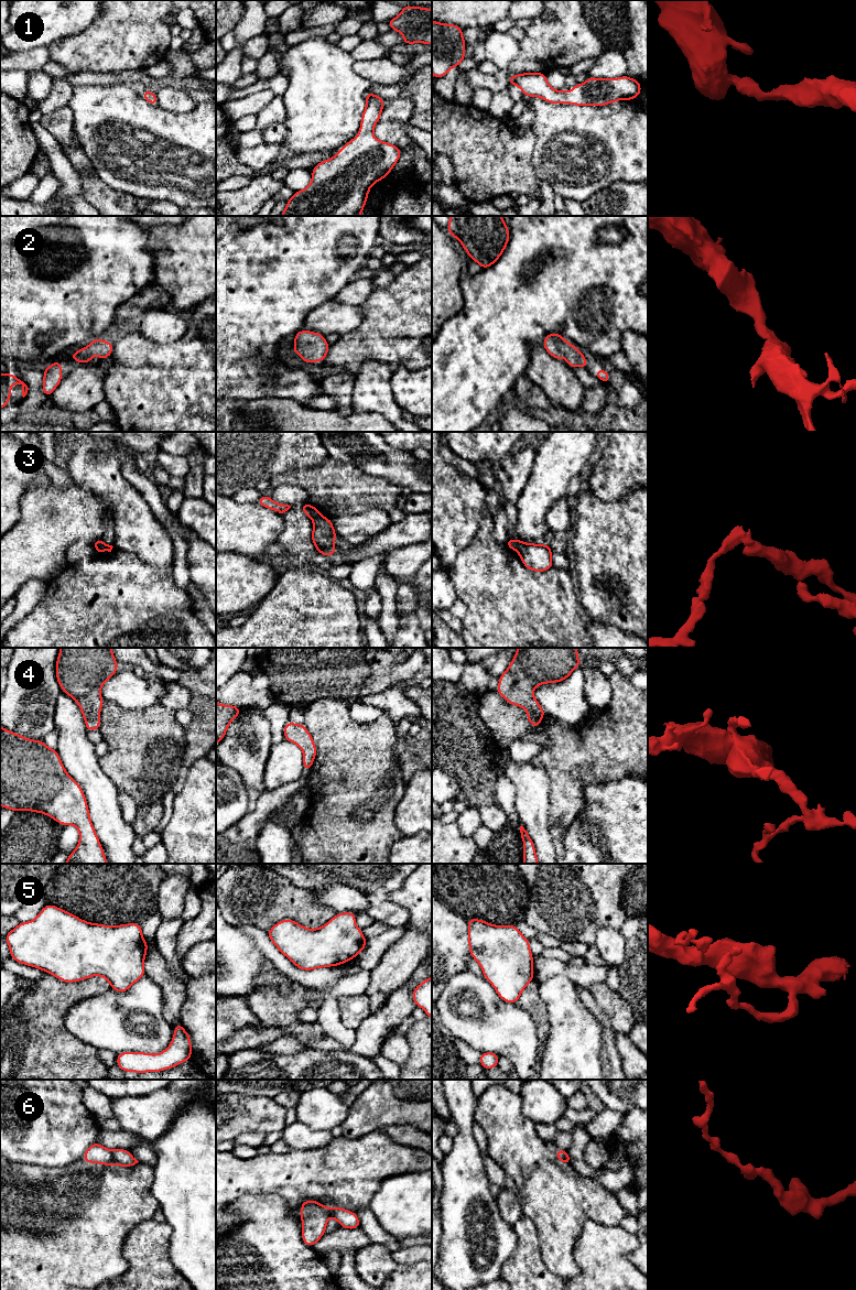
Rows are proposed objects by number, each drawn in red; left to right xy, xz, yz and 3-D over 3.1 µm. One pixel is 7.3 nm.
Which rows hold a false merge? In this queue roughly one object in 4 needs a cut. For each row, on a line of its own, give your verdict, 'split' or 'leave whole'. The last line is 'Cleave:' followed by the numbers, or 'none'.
1: leave whole
2: leave whole
3: split
4: leave whole
5: leave whole
6: split
Cleave: 3, 6

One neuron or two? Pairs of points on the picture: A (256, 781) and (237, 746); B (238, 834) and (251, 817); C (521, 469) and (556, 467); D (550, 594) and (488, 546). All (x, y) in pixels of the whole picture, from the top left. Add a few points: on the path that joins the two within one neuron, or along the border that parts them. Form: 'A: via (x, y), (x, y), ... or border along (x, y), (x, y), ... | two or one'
A: via (252, 772), (246, 755) | one
B: via (242, 830), (250, 822) | one
C: border along (537, 443), (533, 467), (521, 492) | two
D: via (534, 594), (502, 562) | one

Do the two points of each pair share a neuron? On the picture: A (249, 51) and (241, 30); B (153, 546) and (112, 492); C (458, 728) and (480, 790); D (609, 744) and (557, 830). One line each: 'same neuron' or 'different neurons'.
A: different neurons
B: same neuron
C: same neuron
D: same neuron

